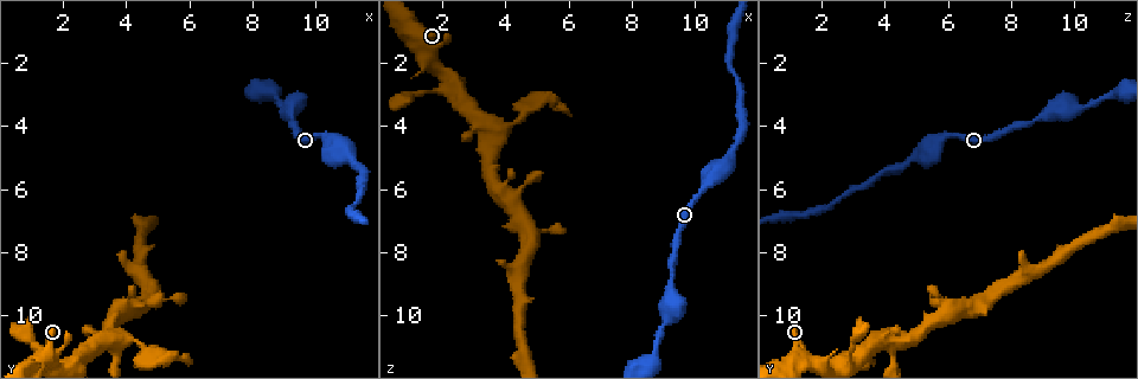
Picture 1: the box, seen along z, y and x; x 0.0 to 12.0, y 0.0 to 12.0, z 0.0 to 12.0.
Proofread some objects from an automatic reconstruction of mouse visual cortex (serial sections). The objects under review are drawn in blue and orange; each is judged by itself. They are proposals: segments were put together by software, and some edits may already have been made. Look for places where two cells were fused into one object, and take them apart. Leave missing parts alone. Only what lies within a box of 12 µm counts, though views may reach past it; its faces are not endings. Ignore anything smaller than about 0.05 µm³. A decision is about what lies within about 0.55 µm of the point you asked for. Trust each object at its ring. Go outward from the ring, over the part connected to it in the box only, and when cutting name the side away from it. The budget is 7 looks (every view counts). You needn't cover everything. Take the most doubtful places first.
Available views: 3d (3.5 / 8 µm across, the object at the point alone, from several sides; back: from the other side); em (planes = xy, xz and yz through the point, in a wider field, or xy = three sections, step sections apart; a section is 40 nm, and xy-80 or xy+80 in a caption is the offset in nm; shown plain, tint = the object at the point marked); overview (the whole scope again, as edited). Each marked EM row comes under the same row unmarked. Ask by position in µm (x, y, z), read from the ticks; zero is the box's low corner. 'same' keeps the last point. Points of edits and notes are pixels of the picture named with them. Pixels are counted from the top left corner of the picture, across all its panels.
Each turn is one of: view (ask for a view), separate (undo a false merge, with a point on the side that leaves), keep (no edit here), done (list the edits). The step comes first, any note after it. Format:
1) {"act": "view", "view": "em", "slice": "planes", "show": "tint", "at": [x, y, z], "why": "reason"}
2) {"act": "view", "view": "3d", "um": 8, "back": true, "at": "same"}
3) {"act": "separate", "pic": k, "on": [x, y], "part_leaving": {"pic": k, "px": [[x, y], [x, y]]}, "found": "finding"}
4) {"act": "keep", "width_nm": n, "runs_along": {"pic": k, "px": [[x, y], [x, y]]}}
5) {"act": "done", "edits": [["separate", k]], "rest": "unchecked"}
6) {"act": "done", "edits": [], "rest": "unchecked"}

{"act": "view", "view": "3d", "um": 8, "at": [10.5, 4.4, 5.6], "why": "a fork"}

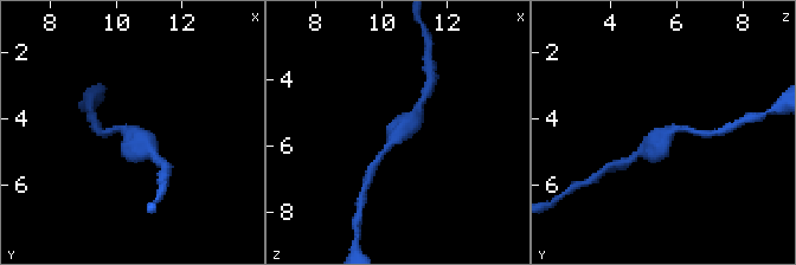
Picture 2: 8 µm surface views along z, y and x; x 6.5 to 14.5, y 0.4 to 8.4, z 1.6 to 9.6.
{"act": "view", "view": "em", "slice": "xy", "step": 3, "show": "tint", "at": [10.5, 4.5, 5.7]}

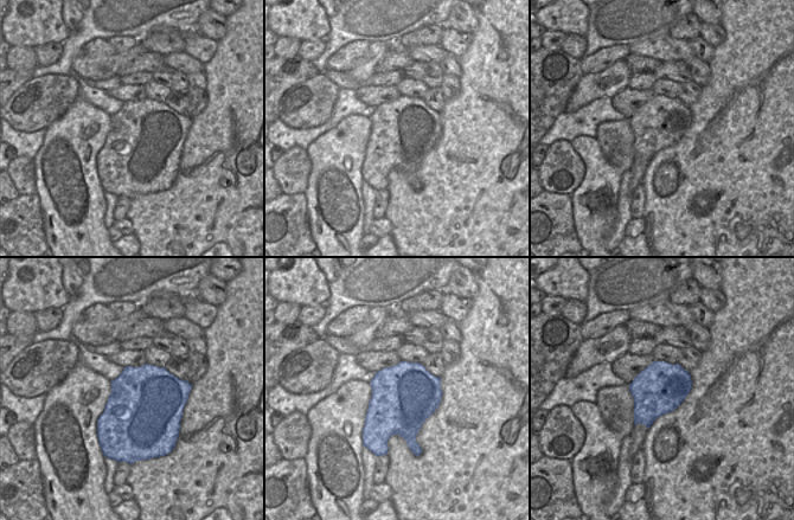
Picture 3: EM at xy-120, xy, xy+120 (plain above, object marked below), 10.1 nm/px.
{"act": "keep", "width_nm": 650, "runs_along": {"pic": 2, "px": [[383, 152], [415, 118], [421, 103]]}, "found": "all the same cell"}

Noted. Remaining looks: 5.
{"act": "view", "view": "3d", "um": 3.5, "at": [3.9, 10.8, 4.0], "why": "thick turns thin"}

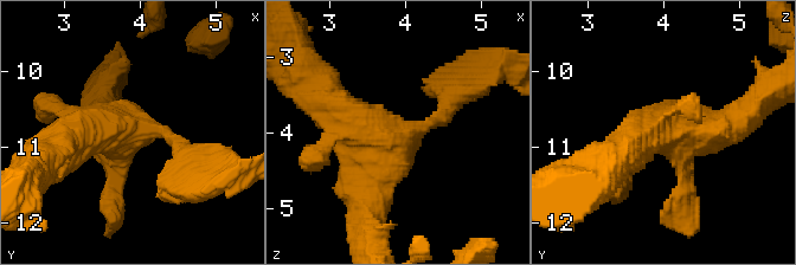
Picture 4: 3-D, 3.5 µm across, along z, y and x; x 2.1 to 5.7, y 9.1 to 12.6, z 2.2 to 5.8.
{"act": "view", "view": "em", "slice": "xy", "step": 1, "show": "tint", "at": [3.90, 10.80, 4.10]}

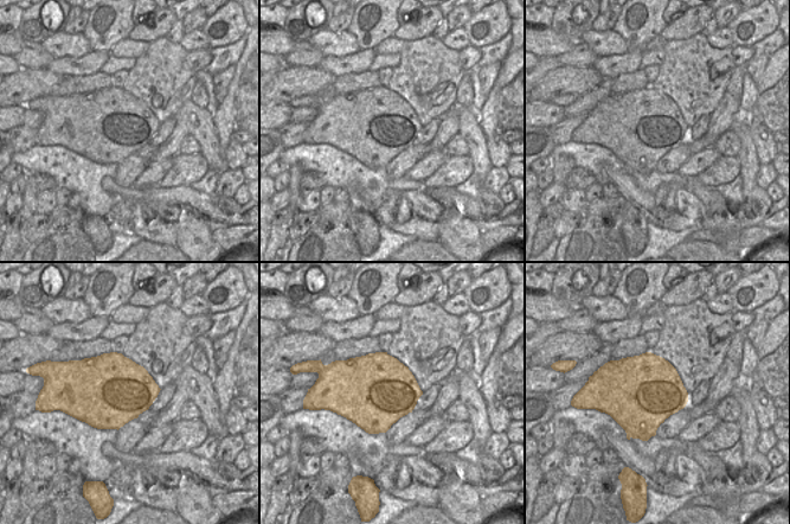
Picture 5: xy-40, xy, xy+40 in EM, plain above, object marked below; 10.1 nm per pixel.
{"act": "keep", "width_nm": 750, "runs_along": {"pic": 4, "px": [[315, 91], [377, 140], [370, 212]]}, "found": "continuous, no second cell"}

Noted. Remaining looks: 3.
{"act": "view", "view": "3d", "um": 3.5, "at": [4.7, 9.4, 7.3], "why": "calibre changes"}

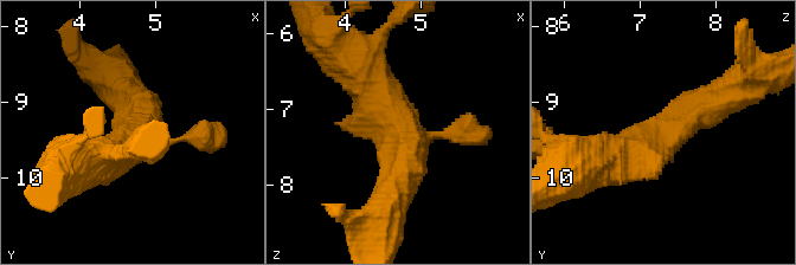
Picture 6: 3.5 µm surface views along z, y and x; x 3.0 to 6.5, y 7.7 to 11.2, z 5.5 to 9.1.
{"act": "view", "view": "em", "slice": "xy", "step": 3, "show": "tint", "at": [4.80, 9.40, 7.30], "why": "now the EM"}

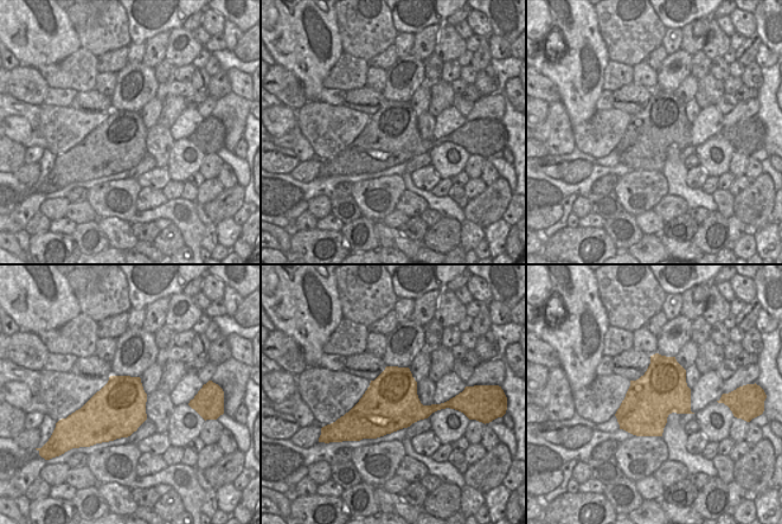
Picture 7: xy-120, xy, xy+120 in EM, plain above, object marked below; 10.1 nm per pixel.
{"act": "keep", "runs_along": {"pic": 6, "px": [[605, 160], [724, 98]]}, "found": "one cell here"}

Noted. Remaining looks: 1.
{"act": "done", "edits": [], "rest": "unchecked"}

